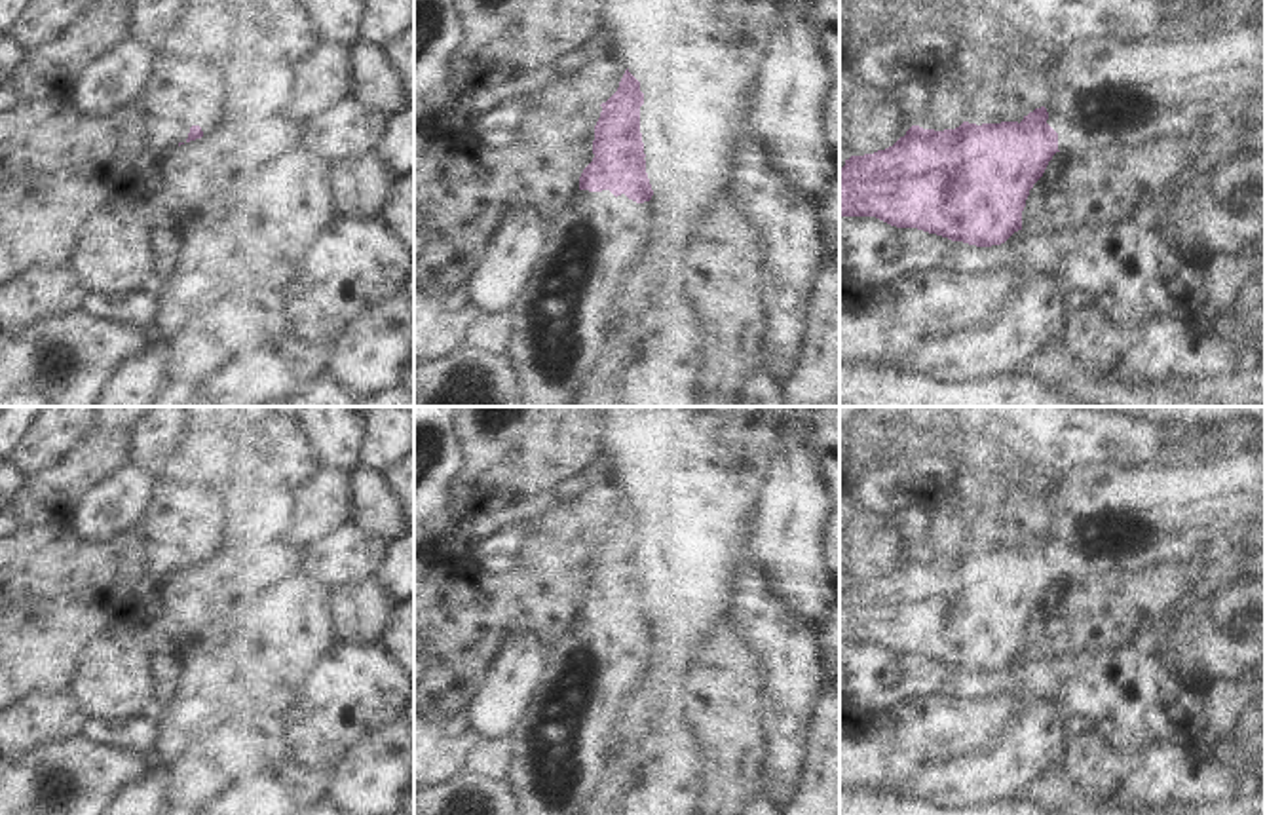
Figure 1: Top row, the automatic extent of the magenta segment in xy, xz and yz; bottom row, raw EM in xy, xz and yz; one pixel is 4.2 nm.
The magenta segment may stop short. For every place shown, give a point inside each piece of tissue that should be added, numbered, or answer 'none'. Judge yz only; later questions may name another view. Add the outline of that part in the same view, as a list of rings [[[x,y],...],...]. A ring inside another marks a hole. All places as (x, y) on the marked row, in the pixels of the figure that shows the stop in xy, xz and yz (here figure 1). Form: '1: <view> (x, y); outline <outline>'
1: yz (1062, 76); outline [[[1081,42],[1071,44],[1066,49],[1058,49],[1058,55],[1043,80],[1043,87],[1048,97],[1048,106],[1056,110],[1060,120],[1062,131],[1058,133],[1058,150],[1060,152],[1085,152],[1085,150],[1098,150],[1104,148],[1096,142],[1092,135],[1092,116],[1098,112],[1104,120],[1115,120],[1115,114],[1104,114],[1102,103],[1092,99],[1086,103],[1088,122],[1079,133],[1067,133],[1066,127],[1073,122],[1073,91],[1075,85],[1081,82],[1079,66],[1066,61],[1066,55],[1071,53],[1075,57],[1088,57],[1092,55]]]

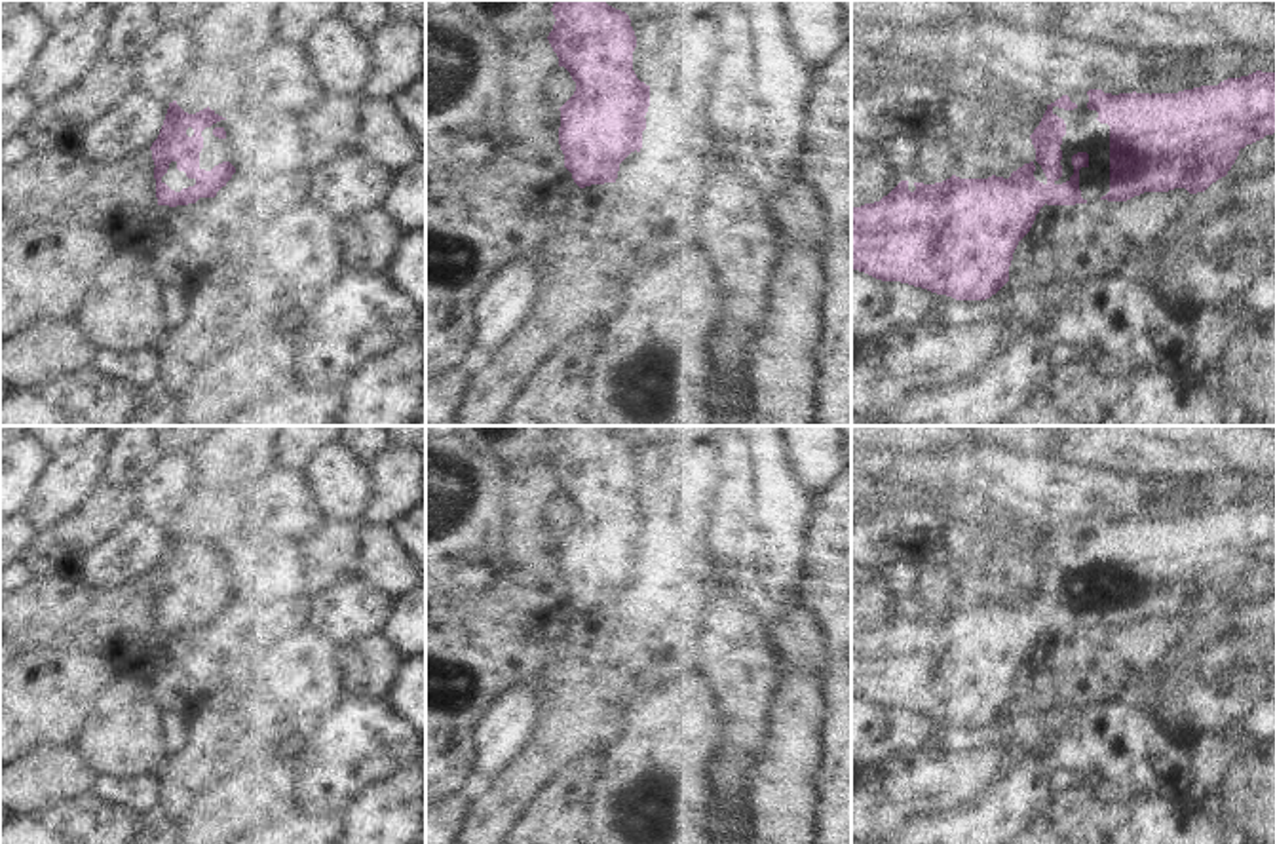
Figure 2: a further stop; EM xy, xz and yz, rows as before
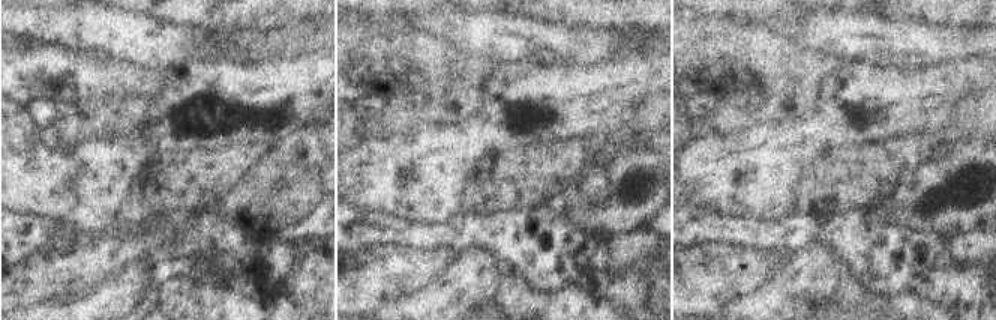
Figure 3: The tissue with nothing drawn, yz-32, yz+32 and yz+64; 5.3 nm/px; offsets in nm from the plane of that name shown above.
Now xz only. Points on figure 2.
none

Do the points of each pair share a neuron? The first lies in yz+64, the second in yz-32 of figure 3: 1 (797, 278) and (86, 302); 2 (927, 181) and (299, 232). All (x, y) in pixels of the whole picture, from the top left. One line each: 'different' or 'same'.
1: same
2: different

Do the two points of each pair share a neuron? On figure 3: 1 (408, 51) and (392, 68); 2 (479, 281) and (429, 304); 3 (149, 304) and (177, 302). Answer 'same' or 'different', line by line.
1: different
2: same
3: different

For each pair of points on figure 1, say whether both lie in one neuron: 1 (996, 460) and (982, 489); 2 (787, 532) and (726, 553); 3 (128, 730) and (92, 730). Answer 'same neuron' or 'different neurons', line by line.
1: different neurons
2: different neurons
3: same neuron

